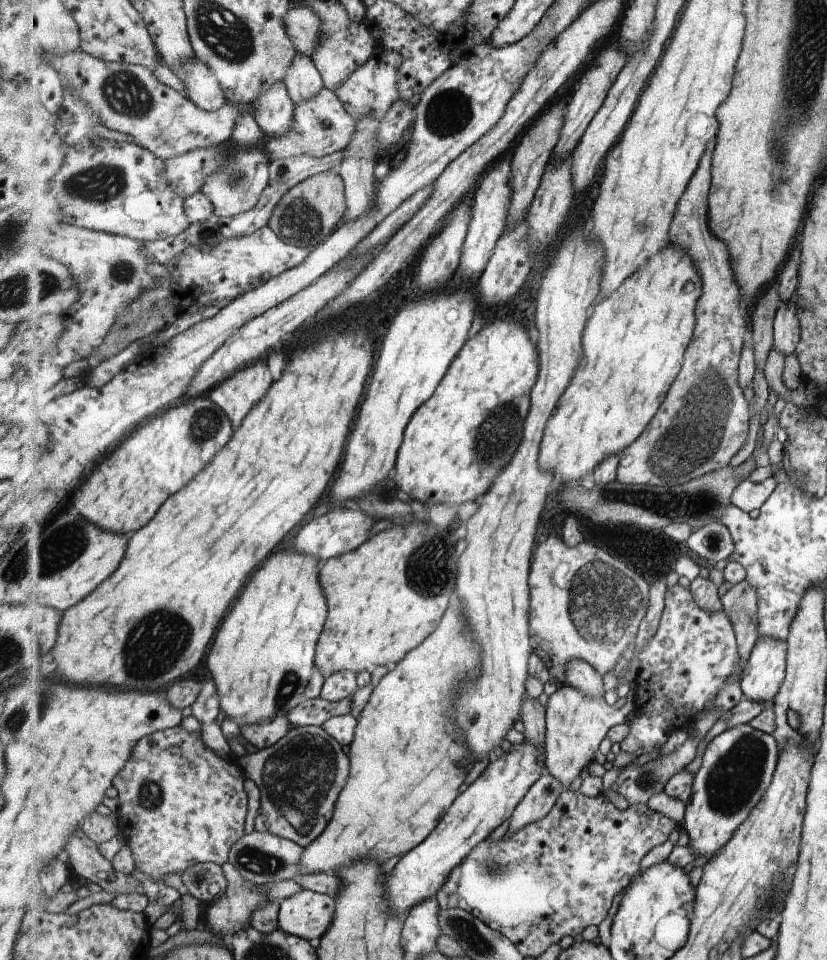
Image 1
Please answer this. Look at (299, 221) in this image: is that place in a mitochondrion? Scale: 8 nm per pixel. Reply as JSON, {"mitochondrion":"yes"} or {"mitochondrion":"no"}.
{"mitochondrion":"yes"}

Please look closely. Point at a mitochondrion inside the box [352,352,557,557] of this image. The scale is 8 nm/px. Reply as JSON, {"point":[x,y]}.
{"point":[490,448]}

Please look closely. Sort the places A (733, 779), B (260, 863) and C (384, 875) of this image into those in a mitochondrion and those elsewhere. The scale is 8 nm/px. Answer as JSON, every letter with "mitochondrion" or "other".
{"A":"mitochondrion","B":"mitochondrion","C":"other"}

